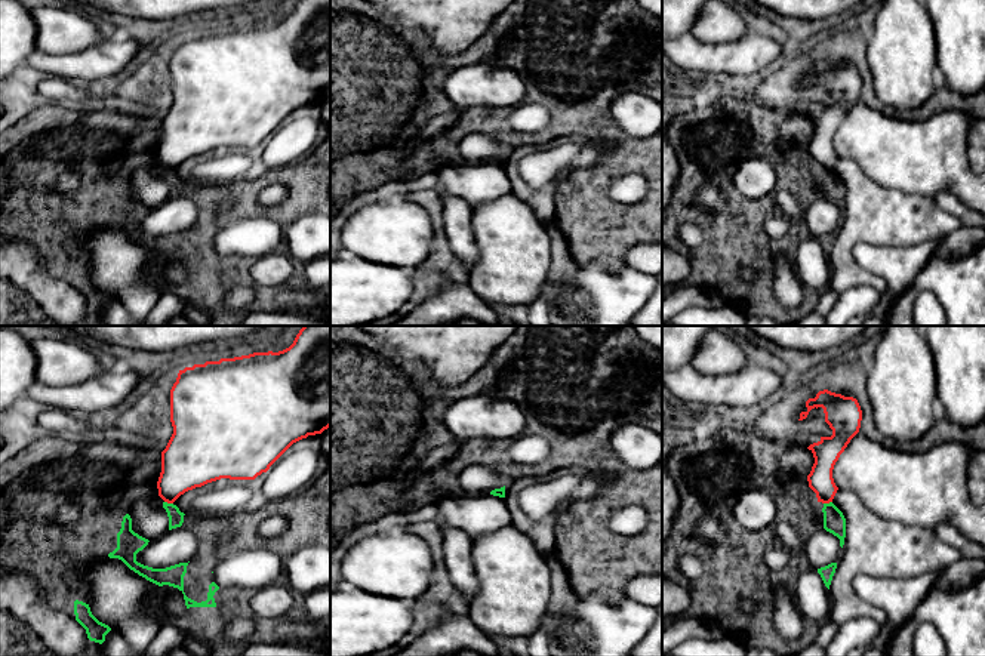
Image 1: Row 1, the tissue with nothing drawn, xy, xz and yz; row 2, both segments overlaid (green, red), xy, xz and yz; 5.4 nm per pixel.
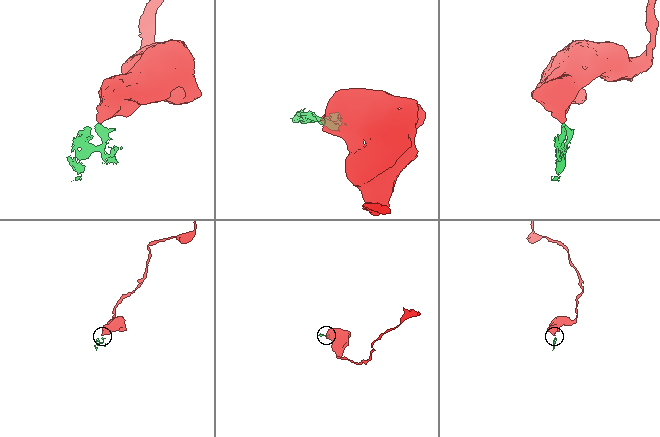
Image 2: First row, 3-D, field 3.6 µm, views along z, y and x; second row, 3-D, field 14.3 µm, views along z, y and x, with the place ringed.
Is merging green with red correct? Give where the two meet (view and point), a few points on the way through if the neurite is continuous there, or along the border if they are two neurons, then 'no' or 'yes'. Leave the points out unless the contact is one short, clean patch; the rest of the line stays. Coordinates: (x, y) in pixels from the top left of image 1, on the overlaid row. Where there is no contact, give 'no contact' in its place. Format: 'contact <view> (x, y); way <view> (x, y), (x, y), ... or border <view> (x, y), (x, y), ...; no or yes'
contact xy (169, 504); border xy (165, 501), (172, 504); no

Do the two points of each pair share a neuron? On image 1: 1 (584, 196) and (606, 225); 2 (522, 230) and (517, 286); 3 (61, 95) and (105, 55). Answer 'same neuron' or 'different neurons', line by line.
1: same neuron
2: same neuron
3: different neurons

